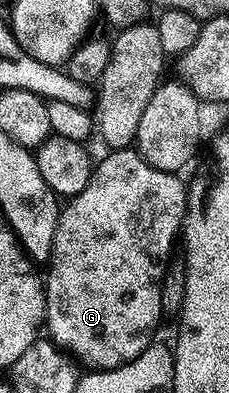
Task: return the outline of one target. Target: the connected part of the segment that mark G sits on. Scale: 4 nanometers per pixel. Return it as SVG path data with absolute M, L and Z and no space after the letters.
M132 147L110 151L107 155L96 161L93 169L93 177L89 180L88 186L78 196L72 197L62 207L61 217L55 226L55 238L53 239L53 252L49 255L47 267L49 273L44 273L43 283L45 286L45 323L48 339L52 340L62 352L68 354L78 365L86 364L84 367L89 370L106 372L112 368L123 366L131 362L149 344L154 343L153 331L157 323L163 320L161 310L161 286L159 281L165 277L165 270L170 263L169 251L173 248L173 239L178 239L183 228L185 209L187 207L187 184L180 180L181 176L172 172L161 172L153 169L140 153Z

